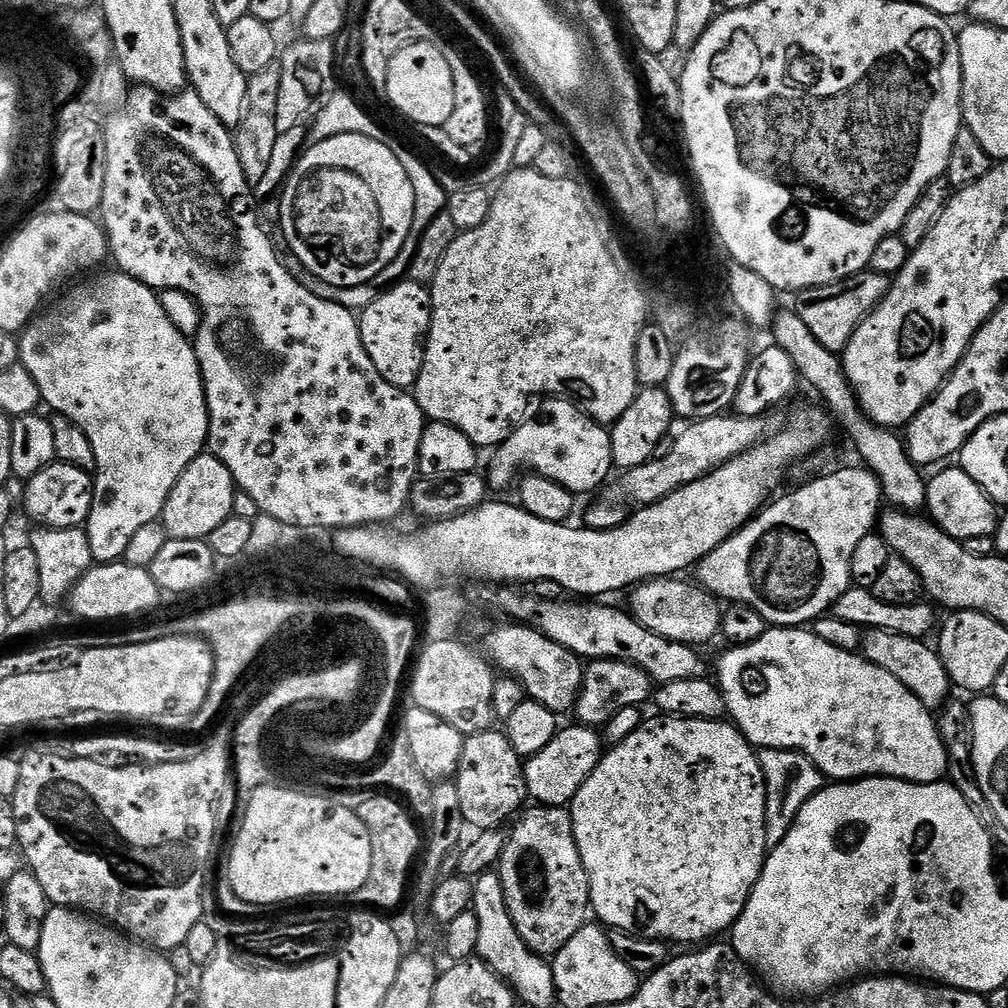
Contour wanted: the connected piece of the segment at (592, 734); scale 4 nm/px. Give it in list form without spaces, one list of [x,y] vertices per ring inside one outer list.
[[[576,722],[573,725],[573,728],[561,727],[545,748],[524,760],[524,781],[529,801],[546,808],[571,805],[578,790],[582,790],[582,782],[586,782],[586,778],[594,774],[601,756],[606,751],[601,733],[587,724]]]

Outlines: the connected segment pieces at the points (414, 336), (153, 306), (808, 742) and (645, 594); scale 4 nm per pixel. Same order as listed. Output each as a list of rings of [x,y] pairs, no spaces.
[[[397,282],[381,291],[358,316],[362,346],[370,354],[370,362],[378,366],[378,374],[395,388],[415,389],[424,361],[424,346],[432,325],[432,294],[425,285]]]
[[[111,271],[105,276],[93,275],[88,278],[93,280],[88,280],[85,284],[77,283],[72,286],[77,288],[69,287],[63,293],[65,296],[49,312],[41,311],[18,336],[19,363],[23,364],[26,370],[30,370],[30,378],[38,382],[41,401],[45,405],[49,404],[53,408],[51,410],[53,413],[65,416],[67,420],[74,422],[84,431],[86,438],[90,438],[90,446],[94,446],[96,470],[92,486],[92,509],[88,515],[86,531],[90,538],[90,554],[97,565],[123,561],[126,546],[130,546],[130,538],[134,538],[135,532],[142,530],[142,526],[163,517],[166,498],[170,498],[170,490],[174,490],[186,466],[190,466],[190,462],[194,462],[194,458],[198,458],[205,451],[208,442],[208,403],[204,393],[204,379],[200,373],[200,360],[196,357],[193,341],[181,334],[177,326],[170,322],[166,311],[162,308],[159,295],[153,289],[147,288],[141,280],[135,280],[133,276],[127,276],[125,272]]]
[[[769,627],[768,631],[749,644],[737,644],[727,649],[720,656],[716,668],[714,664],[714,680],[724,696],[724,707],[731,723],[735,724],[742,735],[748,739],[753,748],[777,748],[778,750],[790,750],[791,752],[800,752],[814,762],[814,766],[819,772],[823,772],[825,777],[832,782],[851,782],[861,778],[871,778],[873,776],[891,776],[893,780],[909,780],[912,784],[938,784],[948,775],[948,754],[944,747],[944,740],[940,736],[938,720],[935,715],[894,674],[886,674],[878,666],[874,666],[869,660],[864,659],[863,655],[856,652],[847,652],[838,650],[838,646],[830,646],[830,642],[822,642],[807,627],[799,628],[778,628]]]
[[[657,578],[635,585],[630,592],[630,615],[639,624],[646,626],[646,630],[667,640],[693,646],[708,644],[720,636],[721,601],[695,583],[687,584],[680,579],[684,578]]]

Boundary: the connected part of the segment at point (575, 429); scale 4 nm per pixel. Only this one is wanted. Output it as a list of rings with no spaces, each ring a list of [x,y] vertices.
[[[548,398],[541,404],[544,405],[536,413],[533,411],[512,431],[510,438],[491,453],[492,461],[486,471],[489,489],[496,493],[512,488],[525,470],[552,479],[573,494],[602,487],[604,479],[614,472],[611,431],[588,417],[571,400]]]

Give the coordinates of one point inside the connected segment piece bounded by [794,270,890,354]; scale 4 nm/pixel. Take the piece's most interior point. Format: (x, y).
(832, 312)

